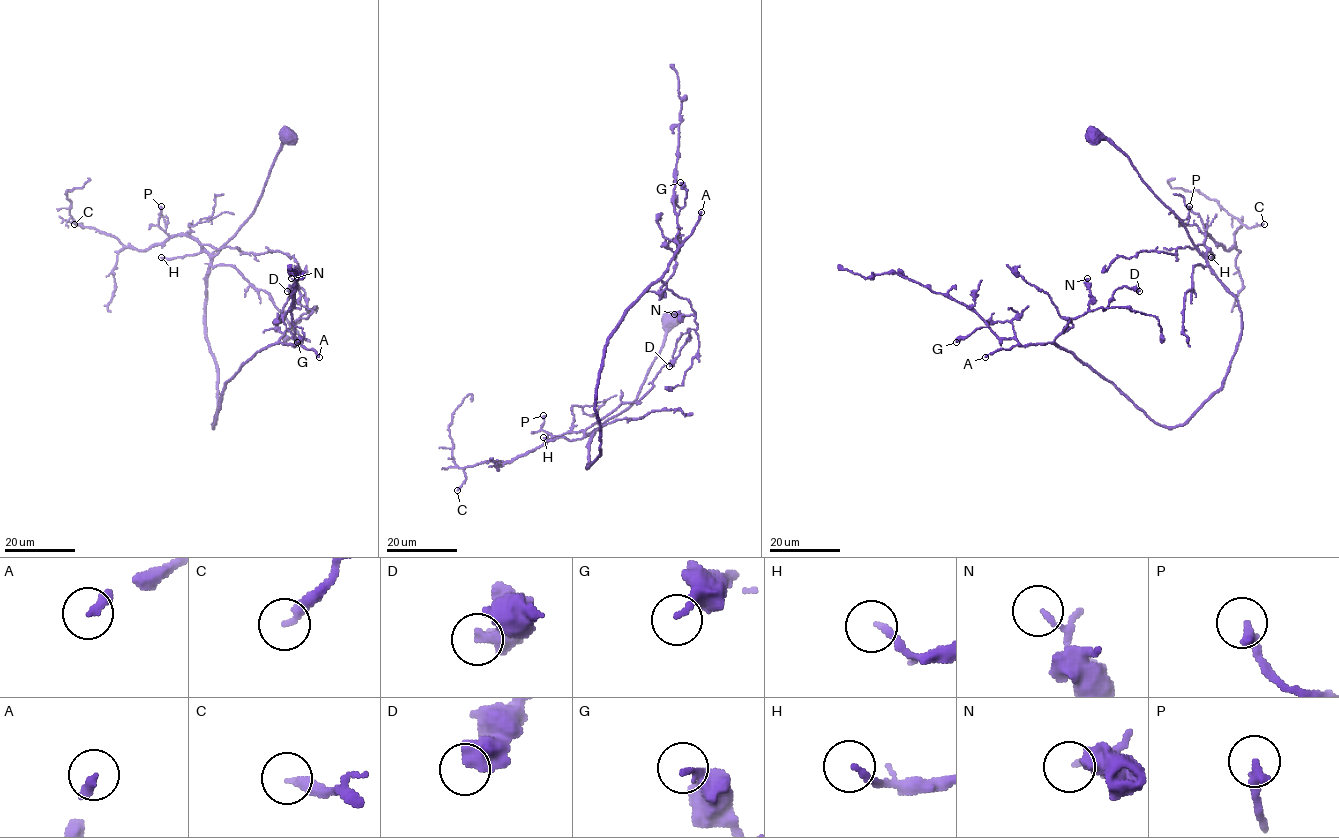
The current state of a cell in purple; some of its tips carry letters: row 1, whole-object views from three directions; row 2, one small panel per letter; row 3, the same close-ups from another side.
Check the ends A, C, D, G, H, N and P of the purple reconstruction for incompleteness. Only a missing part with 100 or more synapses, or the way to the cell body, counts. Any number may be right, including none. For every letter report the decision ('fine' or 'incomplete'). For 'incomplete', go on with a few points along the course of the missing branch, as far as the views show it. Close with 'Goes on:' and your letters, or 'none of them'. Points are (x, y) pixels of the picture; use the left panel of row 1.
A: incomplete
C: fine
D: fine
G: fine
H: fine
N: fine
P: fine
Goes on: A

